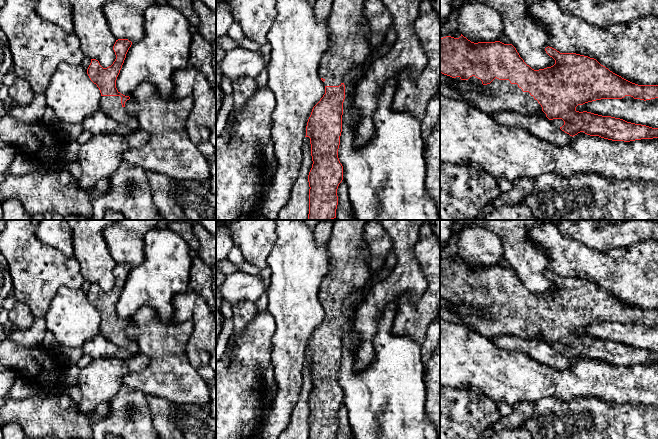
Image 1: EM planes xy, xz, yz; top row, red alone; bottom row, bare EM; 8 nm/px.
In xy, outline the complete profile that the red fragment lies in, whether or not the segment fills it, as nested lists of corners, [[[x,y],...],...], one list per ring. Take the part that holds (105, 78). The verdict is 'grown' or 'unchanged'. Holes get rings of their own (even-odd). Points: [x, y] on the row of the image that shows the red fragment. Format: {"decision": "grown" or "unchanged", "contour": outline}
{"decision": "grown", "contour": [[[128,39],[116,40],[113,46],[116,59],[113,64],[103,68],[98,60],[91,59],[87,74],[100,90],[100,110],[113,120],[126,124],[135,131],[140,129],[138,121],[125,109],[130,97],[121,94],[116,88],[117,77],[131,45],[132,42]]]}

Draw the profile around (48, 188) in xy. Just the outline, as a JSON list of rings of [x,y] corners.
[[[44,165],[26,175],[14,175],[9,172],[4,175],[4,181],[0,184],[0,200],[18,199],[32,217],[53,211],[62,215],[81,215],[88,219],[93,215],[92,202],[95,195],[104,194],[110,189],[108,179],[99,180],[92,191],[81,189],[65,166]]]

